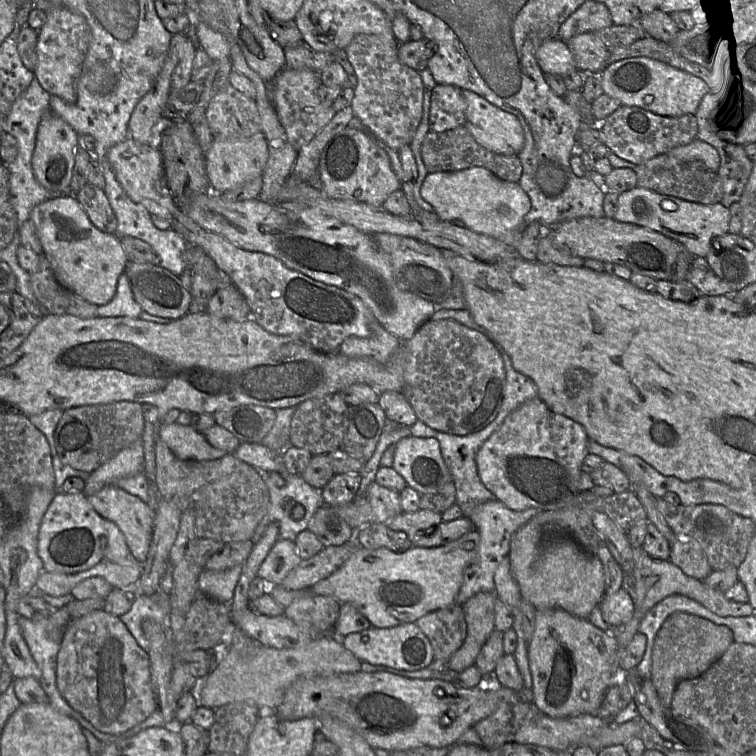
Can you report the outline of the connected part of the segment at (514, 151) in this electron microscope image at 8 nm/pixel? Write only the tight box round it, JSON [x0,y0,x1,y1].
[463,89,524,156]

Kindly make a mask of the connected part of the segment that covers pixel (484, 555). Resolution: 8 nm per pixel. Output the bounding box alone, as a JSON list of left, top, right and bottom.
[455,499,542,607]

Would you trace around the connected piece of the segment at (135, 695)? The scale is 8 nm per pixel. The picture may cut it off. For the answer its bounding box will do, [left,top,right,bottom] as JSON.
[56,610,155,735]

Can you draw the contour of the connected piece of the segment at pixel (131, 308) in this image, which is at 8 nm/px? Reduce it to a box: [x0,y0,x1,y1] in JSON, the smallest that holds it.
[97,273,172,324]

